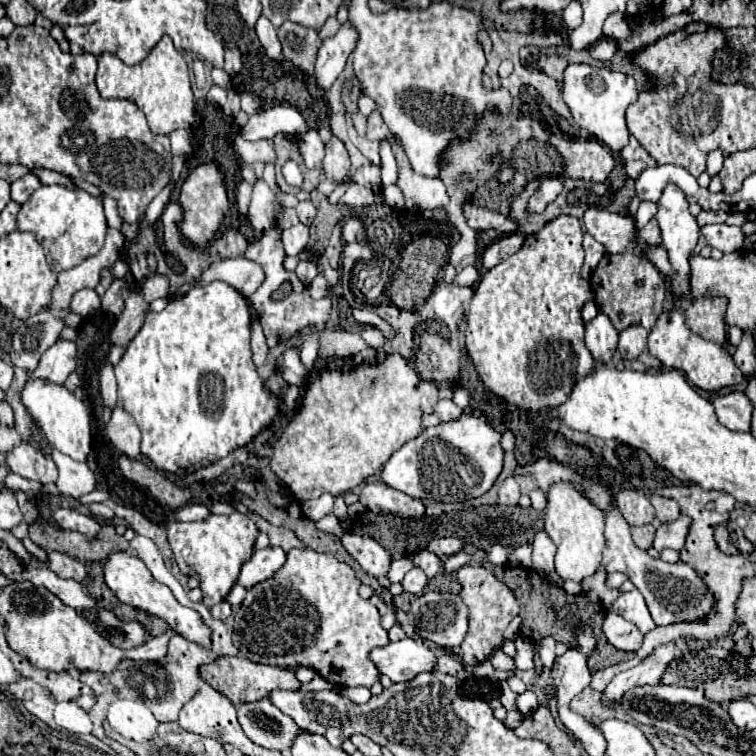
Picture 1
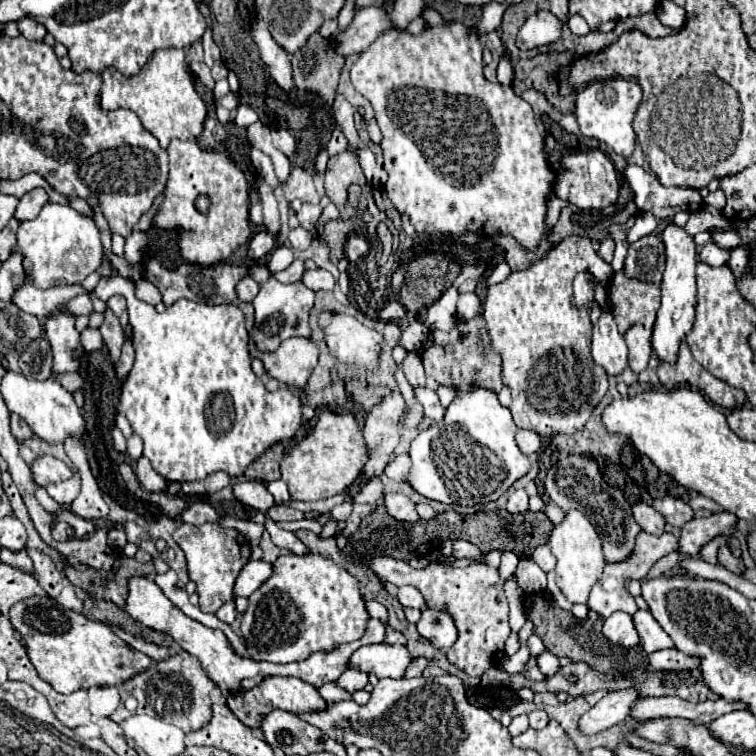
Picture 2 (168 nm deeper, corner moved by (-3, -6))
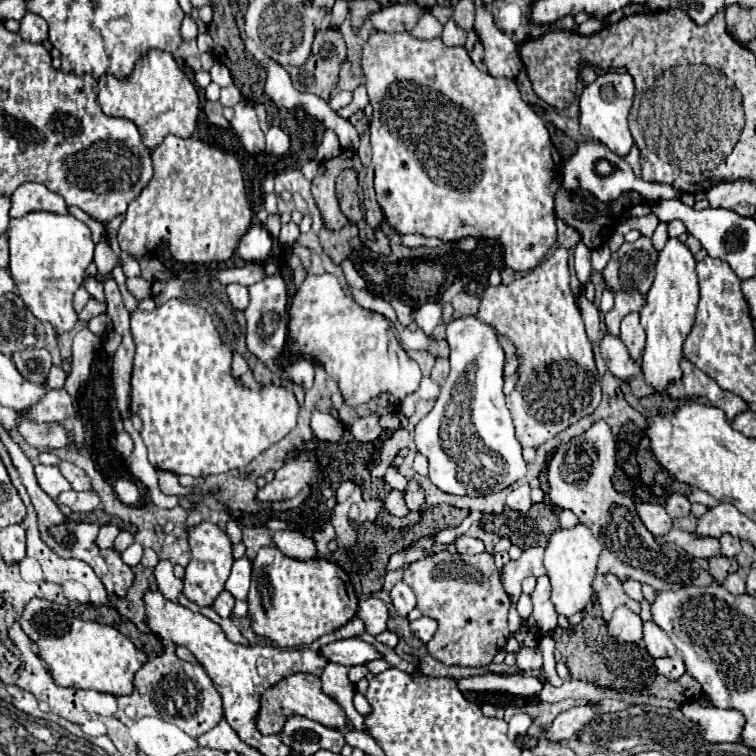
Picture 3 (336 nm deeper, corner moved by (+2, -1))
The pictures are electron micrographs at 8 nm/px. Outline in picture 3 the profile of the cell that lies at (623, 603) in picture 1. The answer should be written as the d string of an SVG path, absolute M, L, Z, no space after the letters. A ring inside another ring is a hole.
M652 621L644 623L644 643L646 643L648 653L654 659L660 659L660 657L676 657L678 655L676 647L668 639L668 635L656 623L652 623Z

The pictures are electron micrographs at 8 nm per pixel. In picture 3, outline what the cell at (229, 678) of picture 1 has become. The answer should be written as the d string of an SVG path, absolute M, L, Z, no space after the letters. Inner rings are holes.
M296 673L290 675L286 679L282 679L278 685L270 687L264 695L262 695L262 707L260 707L260 717L258 717L258 729L264 735L272 735L272 733L280 733L284 723L290 717L306 717L312 721L322 723L324 727L332 727L338 731L348 731L350 729L350 721L344 713L344 709L322 691L322 683L320 677L310 675L310 673Z

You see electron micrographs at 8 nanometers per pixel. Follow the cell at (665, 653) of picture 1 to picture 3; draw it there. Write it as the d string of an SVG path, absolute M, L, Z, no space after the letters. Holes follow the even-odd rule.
M594 703L578 705L578 707L572 707L564 713L560 713L546 729L538 723L532 723L526 735L534 737L534 739L548 739L548 741L560 743L560 741L566 741L566 739L574 737L584 727L584 723L592 721L596 715L598 713L596 713Z

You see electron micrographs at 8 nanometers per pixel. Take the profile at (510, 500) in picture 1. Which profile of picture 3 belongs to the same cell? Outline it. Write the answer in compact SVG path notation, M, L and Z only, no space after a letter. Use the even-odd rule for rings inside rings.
M520 485L516 489L510 491L508 499L506 499L506 505L514 511L528 511L532 507L532 501L530 501L530 485Z

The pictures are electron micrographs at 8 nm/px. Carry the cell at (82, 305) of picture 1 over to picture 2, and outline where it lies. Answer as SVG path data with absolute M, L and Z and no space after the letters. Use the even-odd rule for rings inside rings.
M79 294L79 296L75 296L75 298L69 302L69 310L71 310L75 316L81 316L81 314L91 314L91 312L93 312L91 298L89 298L87 294Z

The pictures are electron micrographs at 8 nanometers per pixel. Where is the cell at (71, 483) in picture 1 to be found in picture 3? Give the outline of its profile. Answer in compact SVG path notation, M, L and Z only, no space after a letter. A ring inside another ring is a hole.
M48 467L48 469L44 469L42 487L44 487L44 491L46 491L52 499L56 499L56 495L58 495L60 491L68 491L68 489L70 489L70 483L68 483L56 469Z

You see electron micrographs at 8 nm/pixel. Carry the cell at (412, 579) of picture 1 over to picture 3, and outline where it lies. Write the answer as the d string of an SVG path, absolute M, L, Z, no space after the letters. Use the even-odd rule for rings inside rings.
M404 581L394 585L394 589L390 591L390 597L392 597L394 611L400 617L406 617L416 607L416 595L414 595L414 591Z

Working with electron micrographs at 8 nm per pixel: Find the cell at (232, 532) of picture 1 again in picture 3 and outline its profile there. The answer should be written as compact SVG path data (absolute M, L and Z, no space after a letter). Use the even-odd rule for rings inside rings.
M200 523L198 527L188 529L188 535L190 535L188 541L190 541L190 549L192 549L192 559L186 567L186 575L182 581L184 583L182 595L200 607L208 607L214 603L218 593L224 589L224 583L230 575L230 567L234 563L232 543L230 543L228 535L212 523Z

